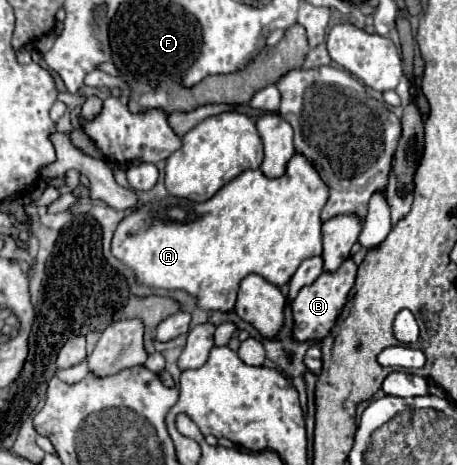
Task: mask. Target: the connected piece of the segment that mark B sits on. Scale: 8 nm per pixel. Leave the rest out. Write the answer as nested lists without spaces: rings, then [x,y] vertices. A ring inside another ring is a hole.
[[[349,257],[343,261],[343,265],[337,271],[323,271],[315,283],[303,287],[299,291],[299,295],[293,301],[293,339],[297,343],[307,343],[307,341],[315,341],[321,343],[323,339],[327,339],[327,335],[331,335],[337,319],[341,317],[343,307],[349,301],[349,293],[355,285],[355,277],[357,277],[357,263]]]

